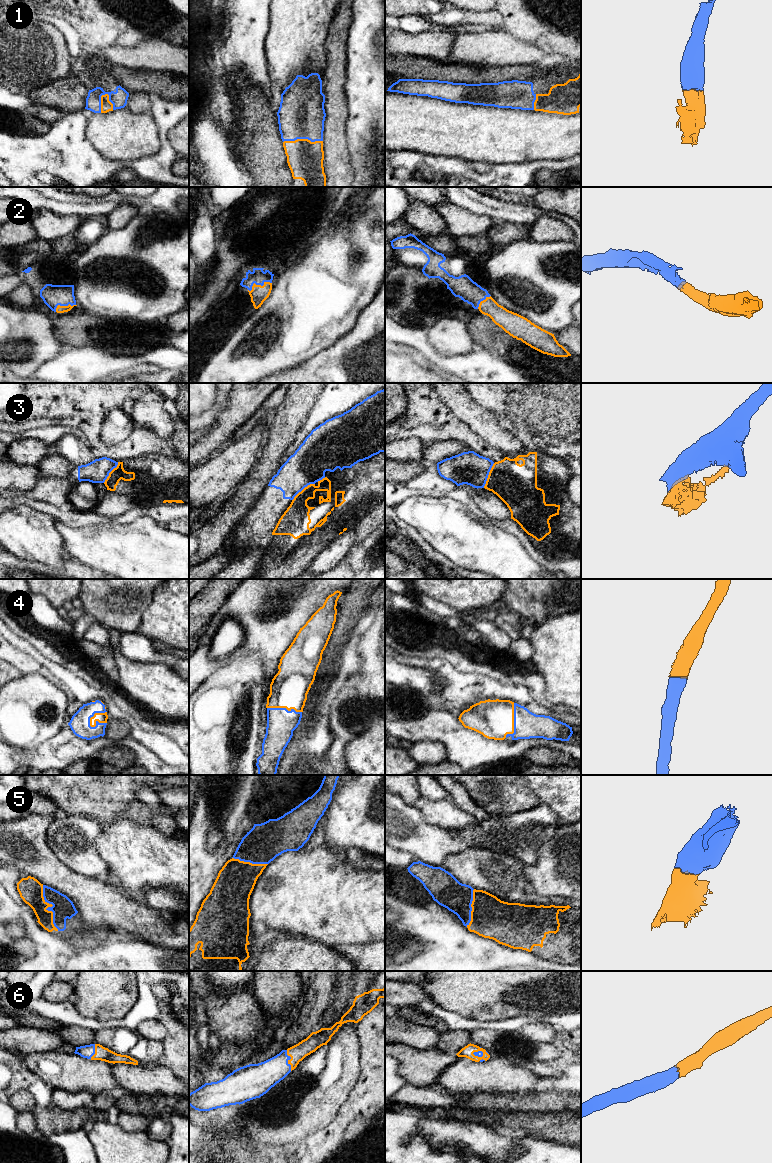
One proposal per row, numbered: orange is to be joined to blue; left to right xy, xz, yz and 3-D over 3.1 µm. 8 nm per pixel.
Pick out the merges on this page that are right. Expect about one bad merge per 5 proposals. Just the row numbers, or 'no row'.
1, 2, 4, 5, 6

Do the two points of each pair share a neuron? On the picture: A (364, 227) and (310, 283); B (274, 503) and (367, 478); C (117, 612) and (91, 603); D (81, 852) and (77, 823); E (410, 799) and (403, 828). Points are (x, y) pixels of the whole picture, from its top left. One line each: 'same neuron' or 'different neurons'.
A: same neuron
B: different neurons
C: same neuron
D: same neuron
E: different neurons

